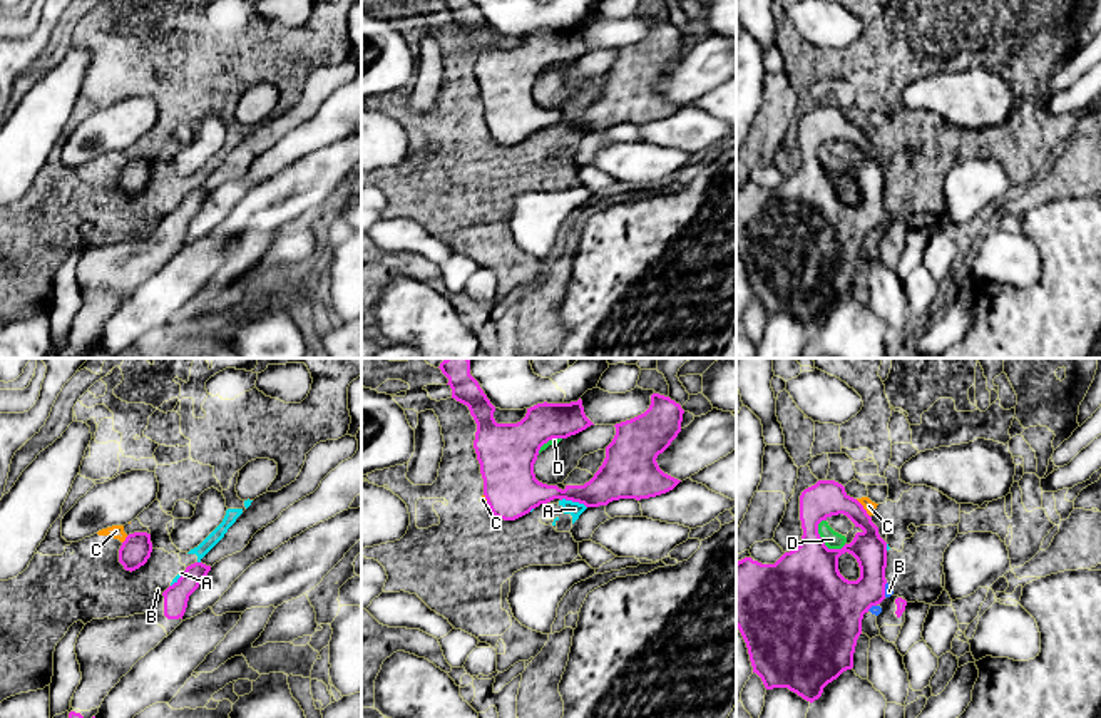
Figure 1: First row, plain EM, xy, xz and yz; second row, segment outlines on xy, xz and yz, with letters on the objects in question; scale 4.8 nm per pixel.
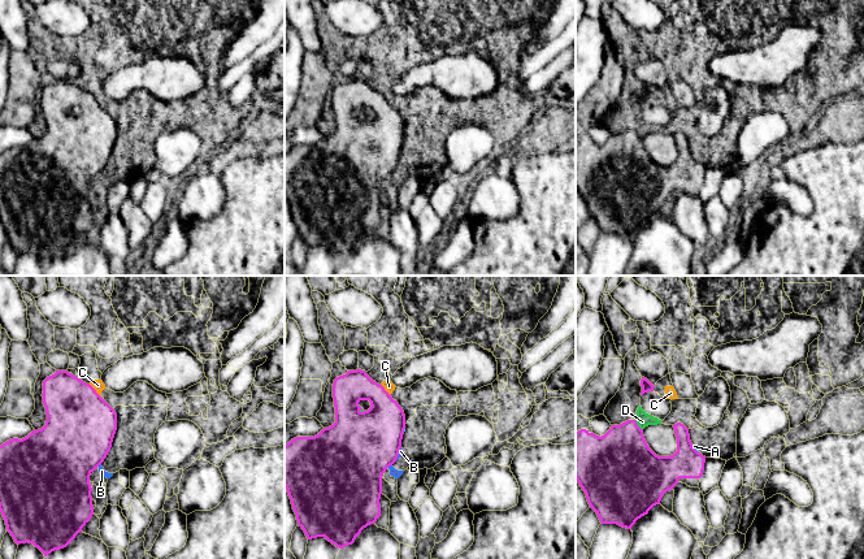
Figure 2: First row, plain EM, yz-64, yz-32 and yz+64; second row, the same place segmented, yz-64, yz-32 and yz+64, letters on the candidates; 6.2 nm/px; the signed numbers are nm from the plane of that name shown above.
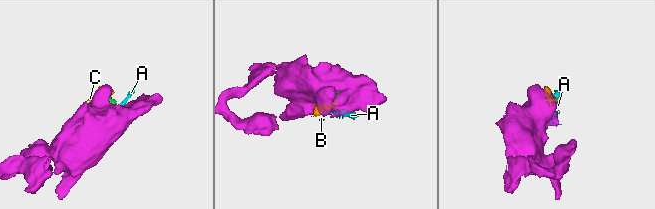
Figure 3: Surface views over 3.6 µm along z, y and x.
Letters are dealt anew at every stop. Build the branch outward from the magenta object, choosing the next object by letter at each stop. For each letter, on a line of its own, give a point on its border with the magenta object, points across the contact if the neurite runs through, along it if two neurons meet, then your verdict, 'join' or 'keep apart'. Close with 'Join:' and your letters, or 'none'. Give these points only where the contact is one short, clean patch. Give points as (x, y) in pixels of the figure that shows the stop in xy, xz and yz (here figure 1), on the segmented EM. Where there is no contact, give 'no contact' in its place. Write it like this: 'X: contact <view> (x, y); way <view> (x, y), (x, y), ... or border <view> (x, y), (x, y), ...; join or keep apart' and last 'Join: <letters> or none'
A: contact xz (574, 501); border xz (561, 499), (571, 499), (586, 507); keep apart
B: contact yz (884, 589); border yz (887, 583), (884, 596); keep apart
C: contact yz (862, 507); border yz (855, 499), (869, 516); keep apart
D: contact yz (824, 544); border yz (817, 524), (817, 533), (829, 548), (842, 548), (845, 544); keep apart
Join: none

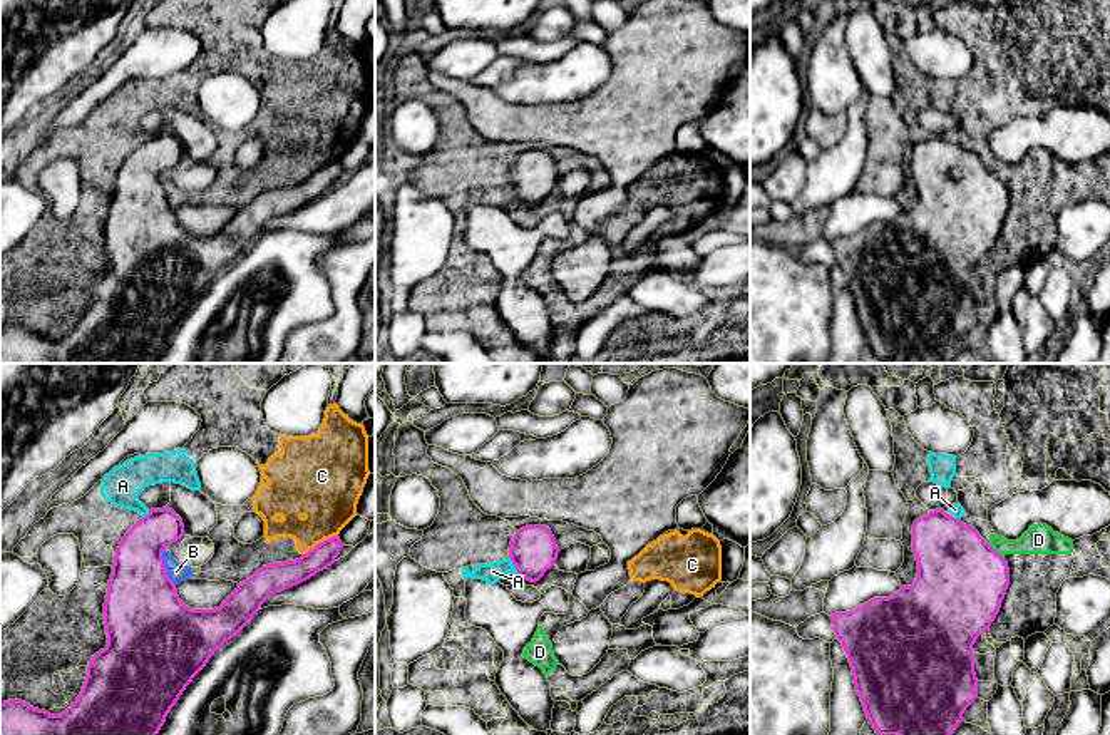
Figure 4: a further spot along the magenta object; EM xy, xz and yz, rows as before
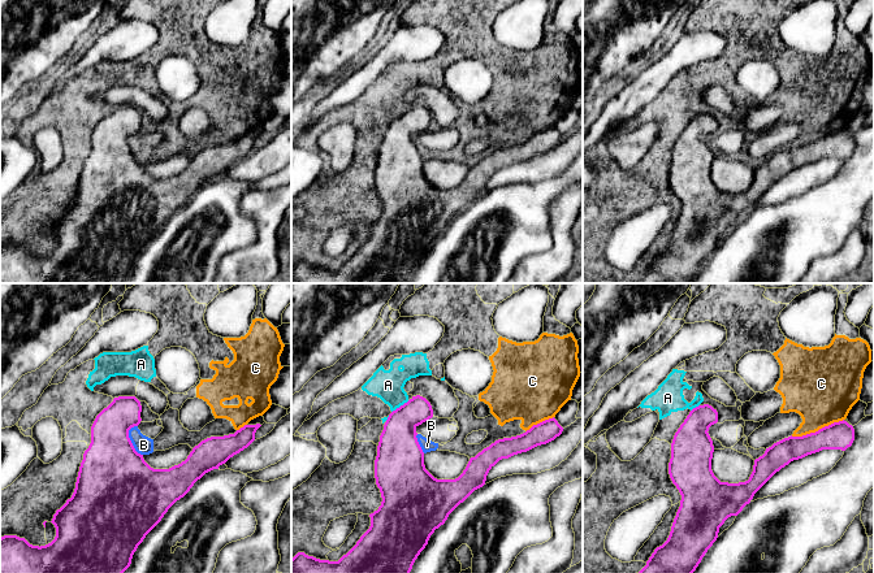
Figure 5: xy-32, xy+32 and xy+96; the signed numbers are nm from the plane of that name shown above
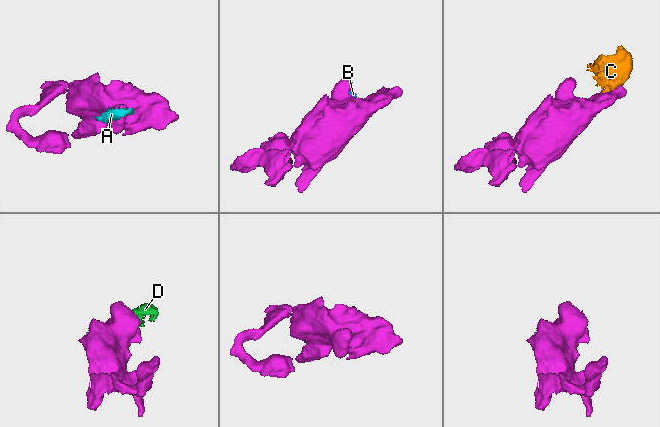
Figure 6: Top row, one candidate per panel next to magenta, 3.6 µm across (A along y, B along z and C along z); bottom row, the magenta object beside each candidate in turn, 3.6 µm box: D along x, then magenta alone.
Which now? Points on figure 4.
A: contact xz (514, 565); border xz (509, 556), (519, 575); keep apart
B: contact xy (164, 566); border xy (164, 548), (164, 570), (174, 585); keep apart
C: contact xy (320, 543); border xy (337, 534), (317, 543), (303, 555); keep apart
D: contact yz (993, 549); border yz (988, 544), (1002, 556); keep apart
Join: none

